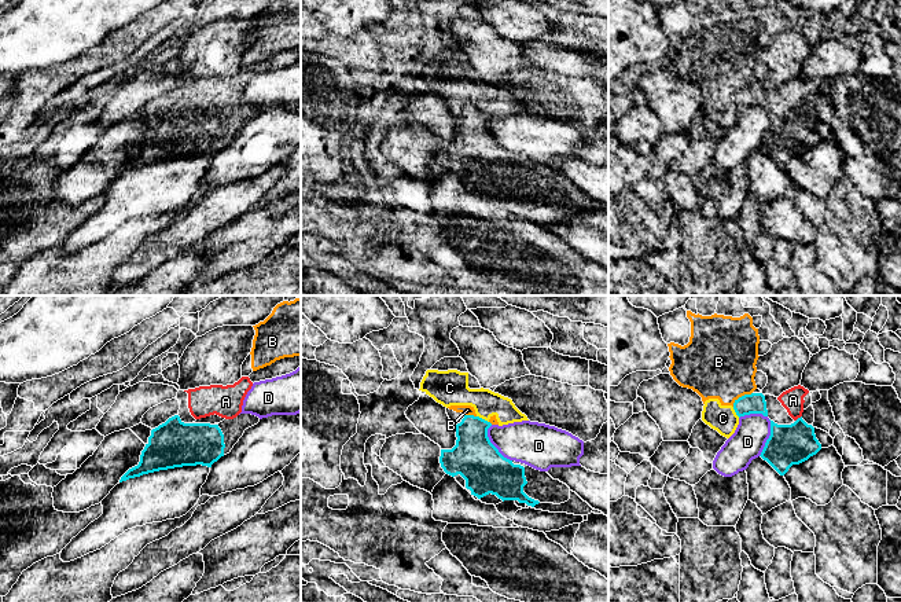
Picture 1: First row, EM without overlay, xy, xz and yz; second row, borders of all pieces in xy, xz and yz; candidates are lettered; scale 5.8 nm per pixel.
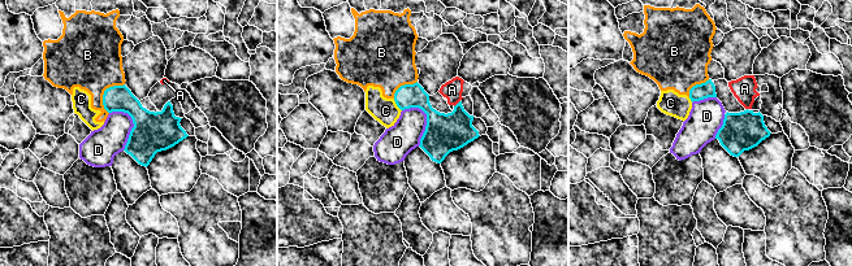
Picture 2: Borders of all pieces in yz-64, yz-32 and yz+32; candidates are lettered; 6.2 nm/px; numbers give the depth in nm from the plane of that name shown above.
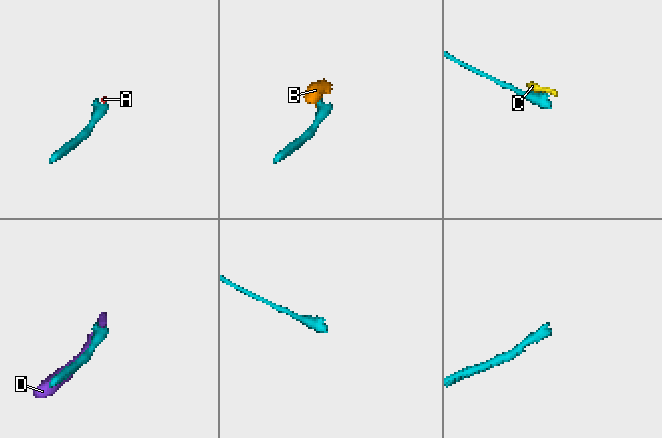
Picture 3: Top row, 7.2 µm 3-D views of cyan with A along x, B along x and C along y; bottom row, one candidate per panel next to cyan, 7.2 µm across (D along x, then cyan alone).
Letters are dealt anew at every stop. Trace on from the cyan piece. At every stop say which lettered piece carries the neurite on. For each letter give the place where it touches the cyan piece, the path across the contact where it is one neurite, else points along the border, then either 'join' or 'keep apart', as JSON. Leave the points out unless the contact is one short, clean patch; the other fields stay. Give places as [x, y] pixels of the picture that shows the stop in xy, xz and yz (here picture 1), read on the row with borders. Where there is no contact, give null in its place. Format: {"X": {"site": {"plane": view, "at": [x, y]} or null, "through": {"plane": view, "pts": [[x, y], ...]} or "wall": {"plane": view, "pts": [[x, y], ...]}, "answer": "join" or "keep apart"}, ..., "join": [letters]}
{"A": {"site": {"plane": "yz", "at": [798, 418]}, "answer": "join"}, "B": {"site": {"plane": "yz", "at": [742, 396]}, "wall": {"plane": "yz", "pts": [[751, 392], [740, 396], [732, 406]]}, "answer": "keep apart"}, "C": {"site": {"plane": "xz", "at": [481, 418]}, "answer": "keep apart"}, "D": {"site": {"plane": "xz", "at": [492, 444]}, "answer": "keep apart"}, "join": ["A"]}

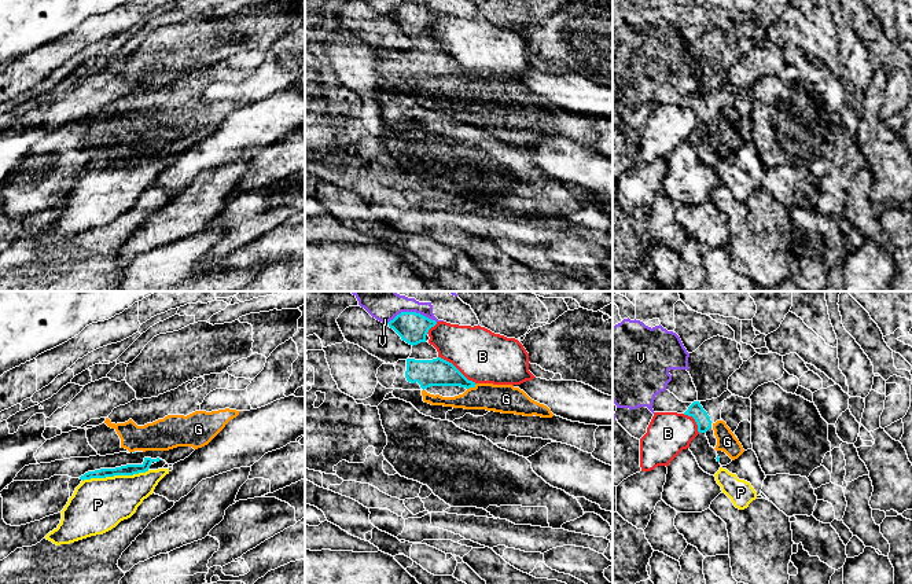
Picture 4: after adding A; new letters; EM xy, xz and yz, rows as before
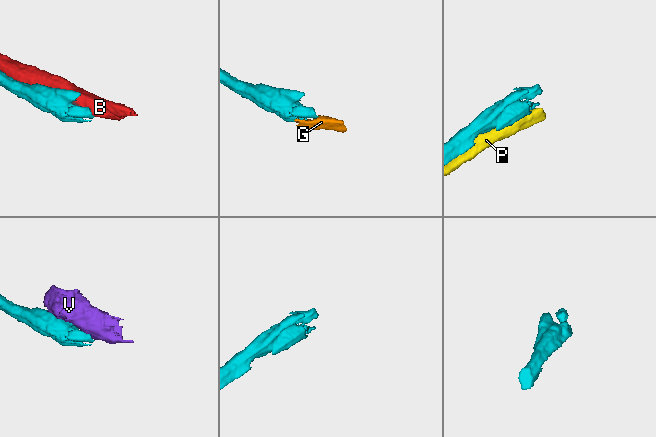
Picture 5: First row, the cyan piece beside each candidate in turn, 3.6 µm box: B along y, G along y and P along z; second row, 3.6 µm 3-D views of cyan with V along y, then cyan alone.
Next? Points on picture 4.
{"B": {"site": {"plane": "xz", "at": [456, 368]}, "answer": "keep apart"}, "G": {"site": {"plane": "xz", "at": [471, 386]}, "answer": "join"}, "P": {"site": {"plane": "xy", "at": [116, 474]}, "answer": "keep apart"}, "V": {"site": {"plane": "xz", "at": [411, 312]}, "wall": {"plane": "xz", "pts": [[436, 320], [415, 312], [400, 312], [388, 323]]}, "answer": "keep apart"}, "join": ["G"]}

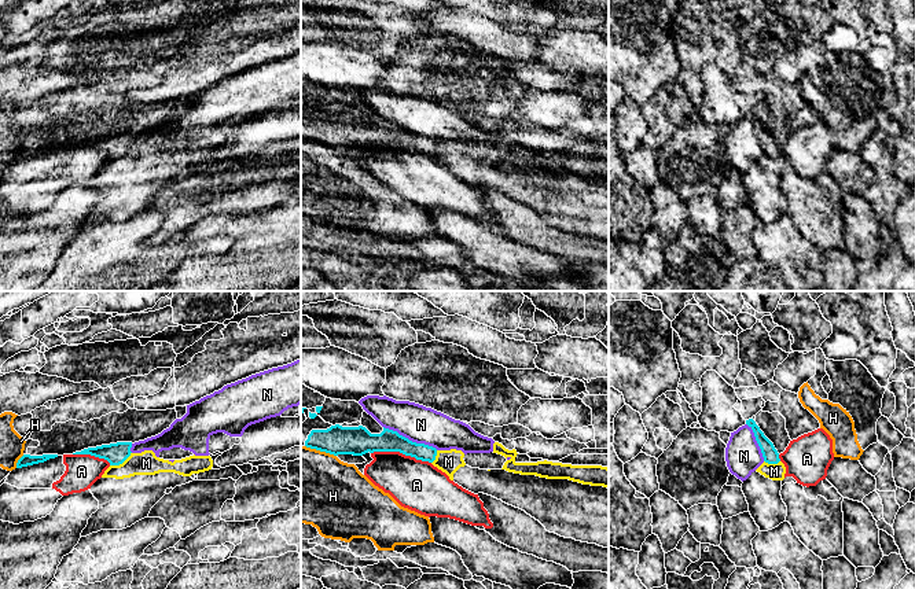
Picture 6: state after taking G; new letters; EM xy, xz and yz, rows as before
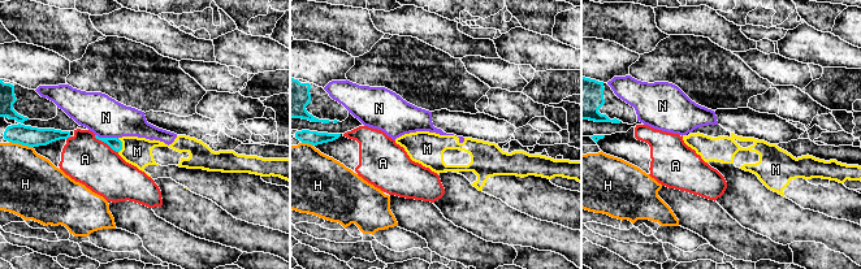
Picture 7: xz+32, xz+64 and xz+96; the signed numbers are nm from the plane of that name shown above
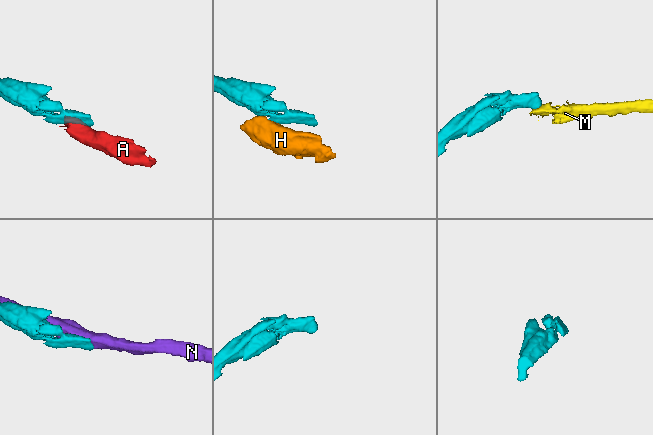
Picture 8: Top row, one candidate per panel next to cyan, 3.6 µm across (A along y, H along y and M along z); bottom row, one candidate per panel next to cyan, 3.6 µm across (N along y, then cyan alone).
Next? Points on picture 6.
{"A": {"site": {"plane": "xz", "at": [401, 452]}, "wall": {"plane": "xz", "pts": [[371, 452], [401, 452], [430, 463]]}, "answer": "keep apart"}, "H": {"site": {"plane": "xy", "at": [18, 462]}, "wall": {"plane": "xy", "pts": [[24, 455], [15, 467]]}, "answer": "keep apart"}, "M": {"site": {"plane": "xy", "at": [121, 463]}, "wall": {"plane": "xy", "pts": [[131, 452], [121, 463], [110, 466]]}, "answer": "keep apart"}, "N": {"site": {"plane": "xz", "at": [411, 441]}, "answer": "keep apart"}, "join": []}

